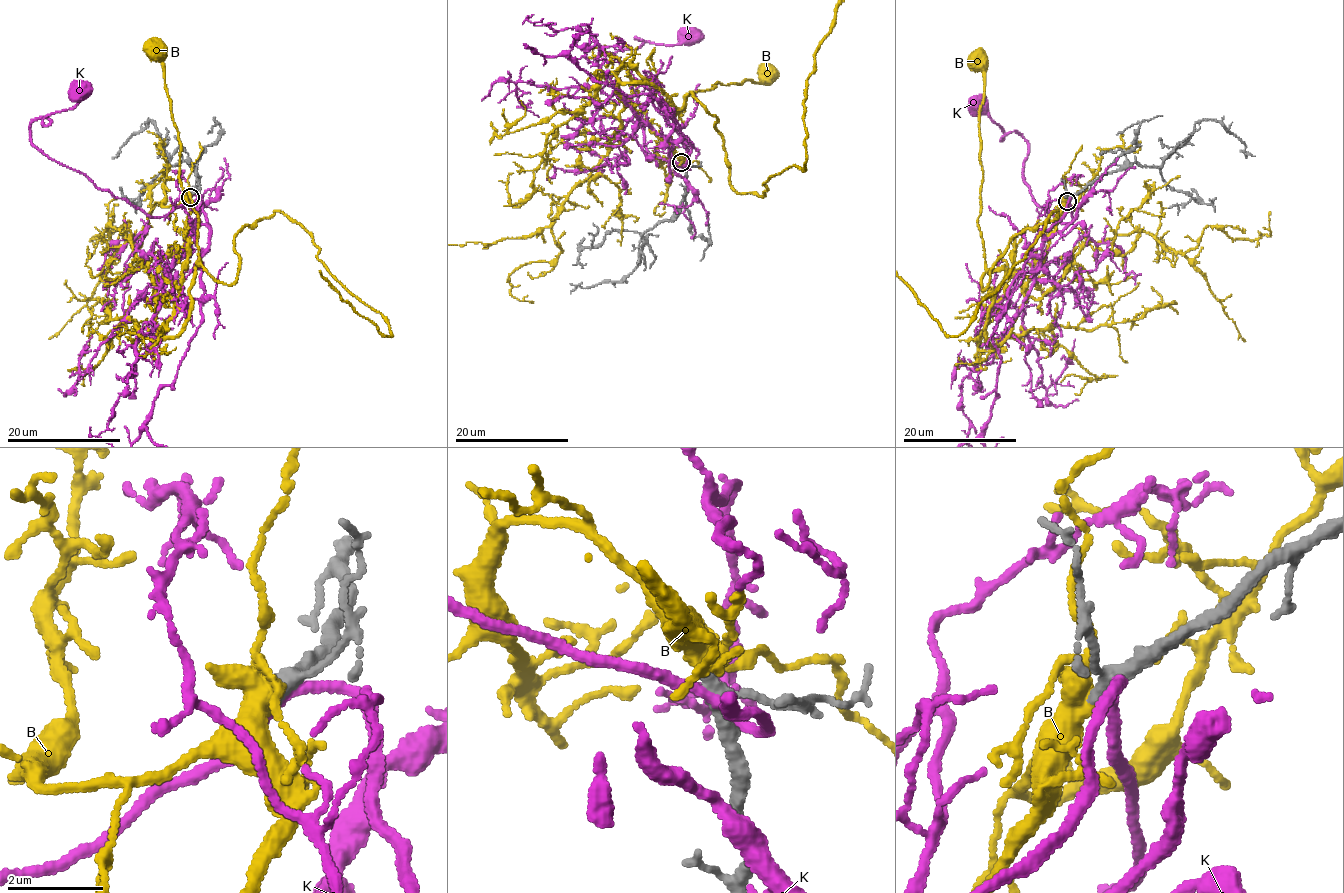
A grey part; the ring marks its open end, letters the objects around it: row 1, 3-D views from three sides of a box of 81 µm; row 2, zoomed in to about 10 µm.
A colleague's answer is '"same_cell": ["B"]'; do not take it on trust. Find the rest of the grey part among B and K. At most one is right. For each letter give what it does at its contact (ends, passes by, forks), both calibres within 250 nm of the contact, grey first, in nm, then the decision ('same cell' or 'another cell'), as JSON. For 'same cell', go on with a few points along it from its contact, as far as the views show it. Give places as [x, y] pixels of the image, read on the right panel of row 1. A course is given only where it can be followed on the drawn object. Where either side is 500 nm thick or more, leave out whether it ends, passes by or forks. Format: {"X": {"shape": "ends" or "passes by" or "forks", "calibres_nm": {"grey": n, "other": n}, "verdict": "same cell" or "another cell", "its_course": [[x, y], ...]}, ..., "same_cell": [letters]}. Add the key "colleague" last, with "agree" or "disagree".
{"B": {"shape": "passes by", "calibres_nm": {"grey": 280, "other": 400}, "verdict": "same cell", "its_course": [[1067, 201], [1011, 331], [991, 345], [987, 314], [1005, 271], [986, 267], [977, 223], [983, 93], [978, 59]]}, "K": {"shape": "passes by", "calibres_nm": {"grey": 340, "other": 200}, "verdict": "another cell"}, "same_cell": ["B"], "colleague": "agree"}

